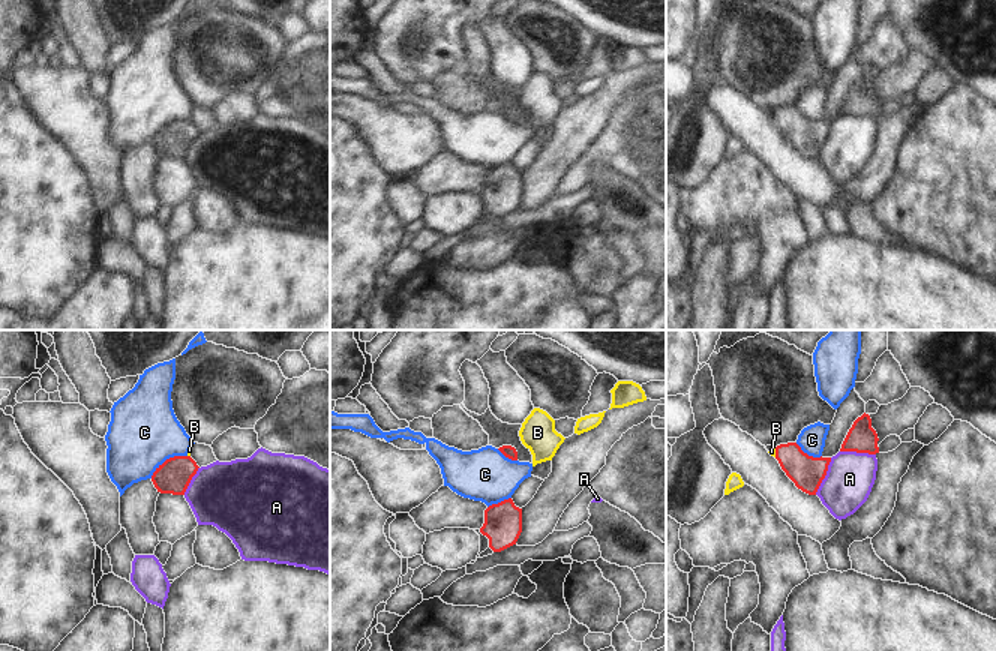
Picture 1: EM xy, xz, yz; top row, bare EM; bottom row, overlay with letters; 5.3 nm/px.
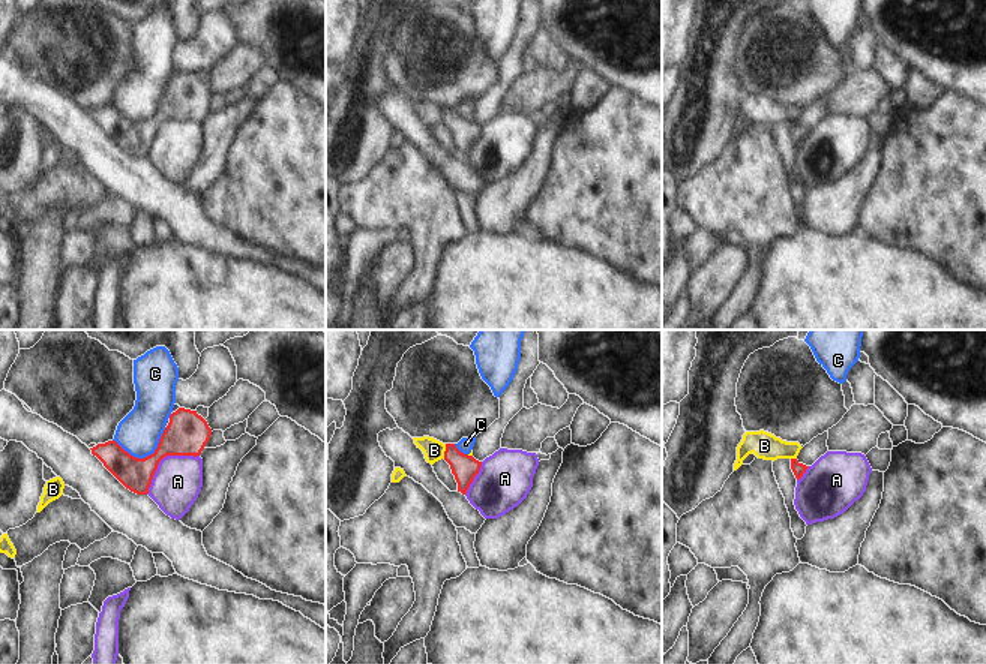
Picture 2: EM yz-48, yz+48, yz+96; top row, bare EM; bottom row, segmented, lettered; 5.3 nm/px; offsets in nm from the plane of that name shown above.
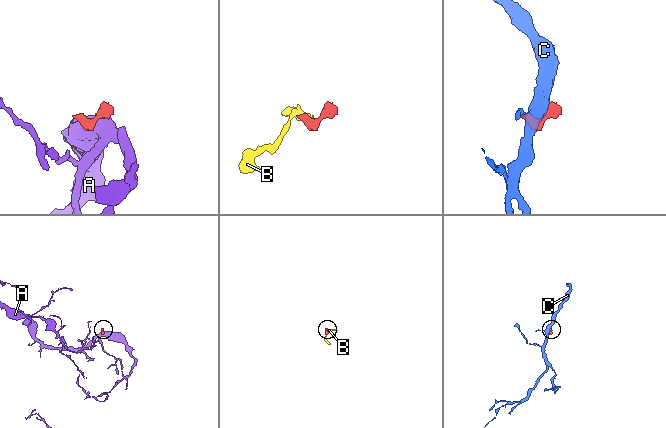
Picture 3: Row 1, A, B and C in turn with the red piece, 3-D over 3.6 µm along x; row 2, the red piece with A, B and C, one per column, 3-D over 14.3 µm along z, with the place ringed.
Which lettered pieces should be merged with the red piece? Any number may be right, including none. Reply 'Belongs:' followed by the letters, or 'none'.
Belongs: none

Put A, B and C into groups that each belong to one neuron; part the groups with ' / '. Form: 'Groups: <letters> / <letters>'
Groups: A / B C

